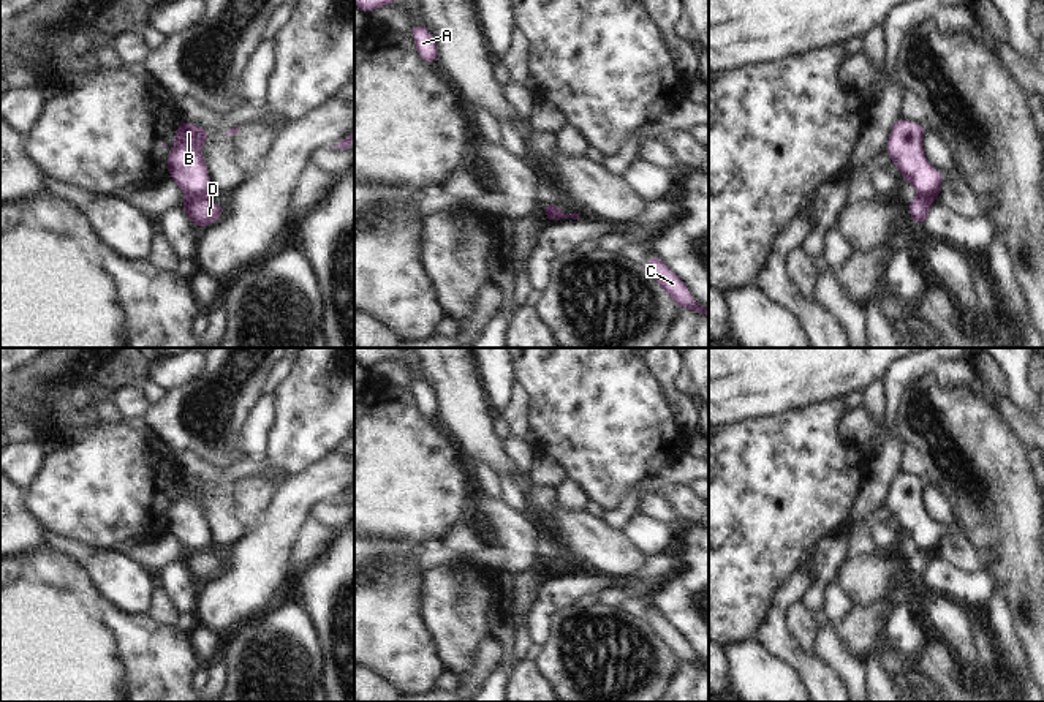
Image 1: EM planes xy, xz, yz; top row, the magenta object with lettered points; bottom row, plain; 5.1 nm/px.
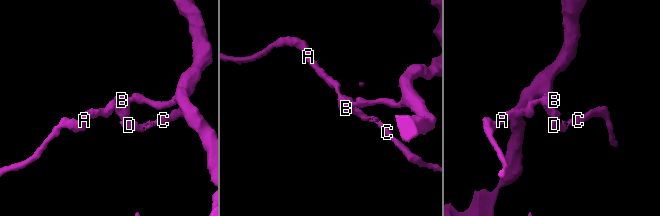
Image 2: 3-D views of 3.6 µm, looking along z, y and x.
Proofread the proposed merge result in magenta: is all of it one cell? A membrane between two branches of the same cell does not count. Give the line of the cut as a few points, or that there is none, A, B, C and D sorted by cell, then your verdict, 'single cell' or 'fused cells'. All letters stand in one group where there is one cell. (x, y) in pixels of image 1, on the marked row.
xy (201, 195), (190, 198) | A B / C D | fused cells

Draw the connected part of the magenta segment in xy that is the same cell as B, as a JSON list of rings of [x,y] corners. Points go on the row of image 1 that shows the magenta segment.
[[[183,120],[179,122],[166,169],[183,196],[201,198],[212,190],[209,169],[201,153],[201,147],[209,138],[212,134],[201,126]]]

